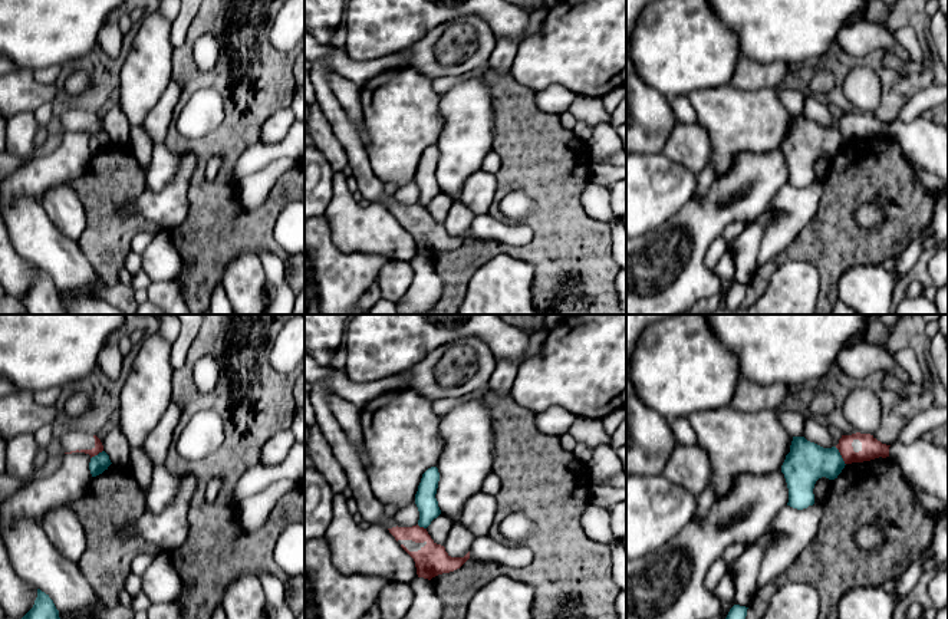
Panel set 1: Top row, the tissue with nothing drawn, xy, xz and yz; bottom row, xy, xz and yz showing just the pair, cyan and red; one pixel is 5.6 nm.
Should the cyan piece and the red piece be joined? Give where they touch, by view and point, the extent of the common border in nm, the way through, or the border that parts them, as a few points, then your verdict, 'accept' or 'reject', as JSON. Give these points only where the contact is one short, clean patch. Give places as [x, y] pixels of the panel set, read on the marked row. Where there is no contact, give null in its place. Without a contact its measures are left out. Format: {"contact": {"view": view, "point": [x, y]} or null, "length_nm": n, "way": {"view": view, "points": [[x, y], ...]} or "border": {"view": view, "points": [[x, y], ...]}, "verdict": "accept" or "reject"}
{"contact": {"view": "yz", "point": [840, 455]}, "length_nm": 120, "border": {"view": "yz", "points": [[835, 447], [845, 464]]}, "verdict": "reject"}

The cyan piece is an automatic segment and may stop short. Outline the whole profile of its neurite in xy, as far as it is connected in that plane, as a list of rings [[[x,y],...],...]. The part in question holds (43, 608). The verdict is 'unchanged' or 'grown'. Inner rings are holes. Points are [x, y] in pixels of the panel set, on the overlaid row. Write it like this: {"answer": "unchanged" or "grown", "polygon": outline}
{"answer": "unchanged", "polygon": [[[37,589],[37,597],[33,608],[22,619],[60,619],[59,610],[56,609],[53,600]]]}

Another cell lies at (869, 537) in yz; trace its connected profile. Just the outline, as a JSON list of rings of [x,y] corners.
[[[870,521],[859,526],[855,530],[853,537],[862,551],[875,551],[883,543],[883,533],[880,526]]]

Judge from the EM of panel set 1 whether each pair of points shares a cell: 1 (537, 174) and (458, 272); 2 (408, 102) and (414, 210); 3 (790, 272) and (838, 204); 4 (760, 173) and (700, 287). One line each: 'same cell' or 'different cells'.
1: same cell
2: different cells
3: different cells
4: same cell

